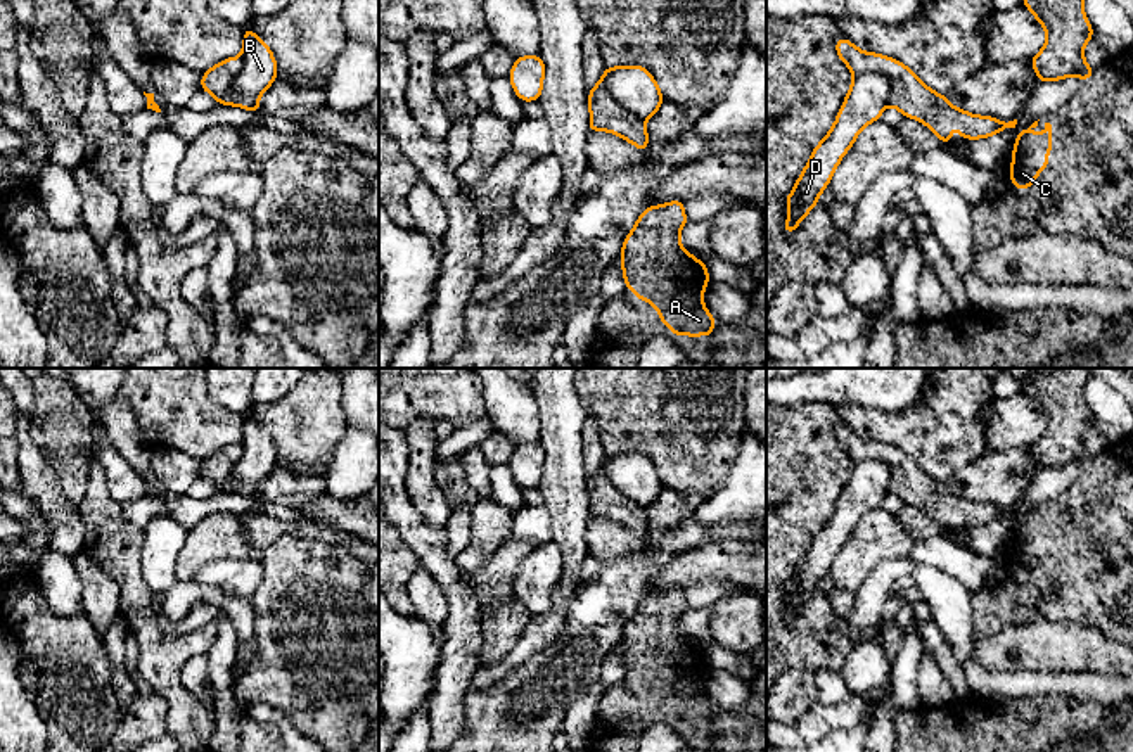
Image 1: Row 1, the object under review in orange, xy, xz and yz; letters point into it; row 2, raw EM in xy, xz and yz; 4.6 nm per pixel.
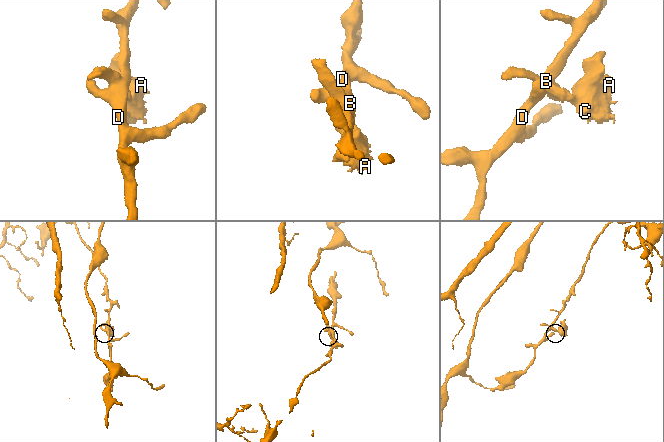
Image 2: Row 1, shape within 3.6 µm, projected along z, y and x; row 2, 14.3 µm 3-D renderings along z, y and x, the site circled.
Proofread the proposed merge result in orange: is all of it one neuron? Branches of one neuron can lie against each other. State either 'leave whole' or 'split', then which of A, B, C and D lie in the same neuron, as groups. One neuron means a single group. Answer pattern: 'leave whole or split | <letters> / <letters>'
split | A C / B D

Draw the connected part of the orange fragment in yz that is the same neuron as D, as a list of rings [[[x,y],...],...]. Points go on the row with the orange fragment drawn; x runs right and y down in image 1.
[[[860,73],[853,76],[844,104],[837,119],[823,140],[811,150],[796,187],[787,195],[789,218],[784,225],[785,233],[792,233],[801,220],[811,213],[820,201],[820,194],[829,187],[842,156],[851,149],[860,131],[879,121],[882,111],[889,105],[891,83],[879,73]]]

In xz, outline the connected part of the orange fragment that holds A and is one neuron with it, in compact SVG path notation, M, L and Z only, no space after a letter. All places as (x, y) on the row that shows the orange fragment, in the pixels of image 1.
M683 204L650 206L638 216L619 254L624 287L650 303L673 335L711 335L714 316L702 301L709 271L680 244Z

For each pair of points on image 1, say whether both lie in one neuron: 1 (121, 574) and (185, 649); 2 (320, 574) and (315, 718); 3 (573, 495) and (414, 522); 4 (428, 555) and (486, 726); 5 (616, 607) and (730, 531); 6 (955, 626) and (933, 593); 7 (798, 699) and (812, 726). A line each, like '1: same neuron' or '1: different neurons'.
1: same neuron
2: same neuron
3: different neurons
4: different neurons
5: same neuron
6: same neuron
7: different neurons

